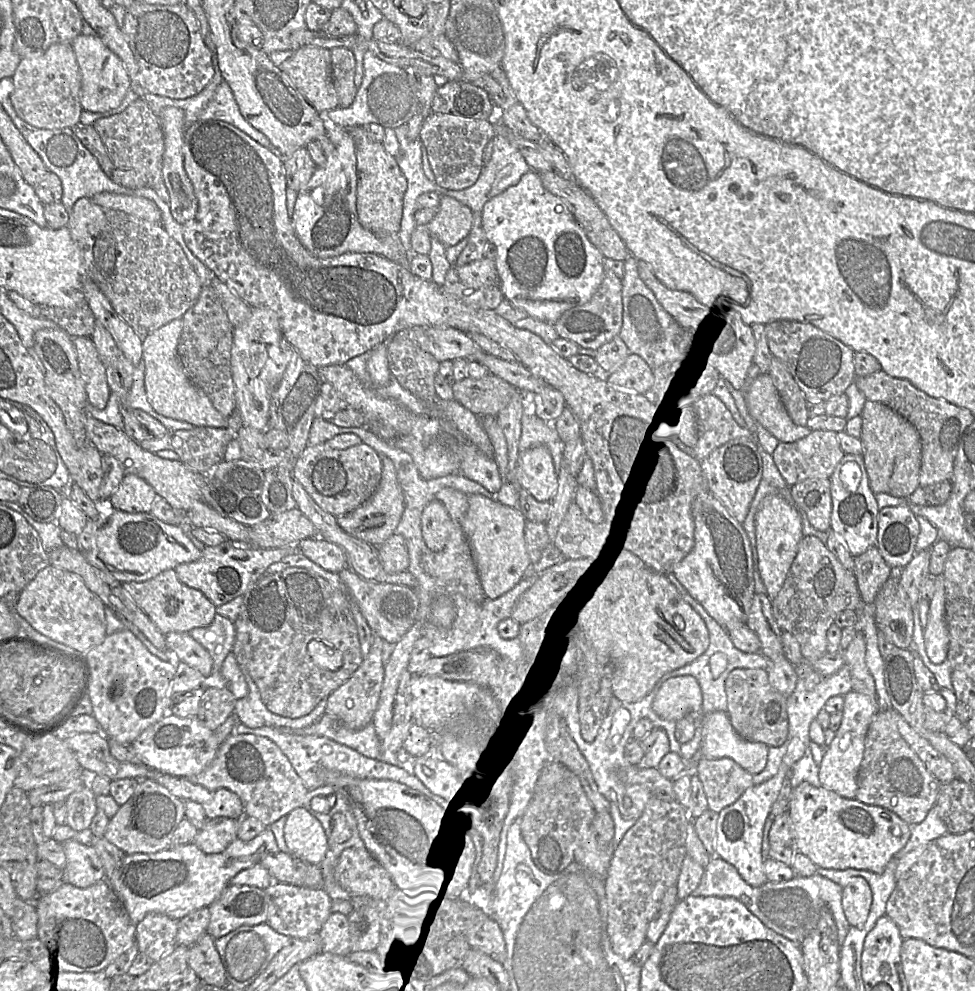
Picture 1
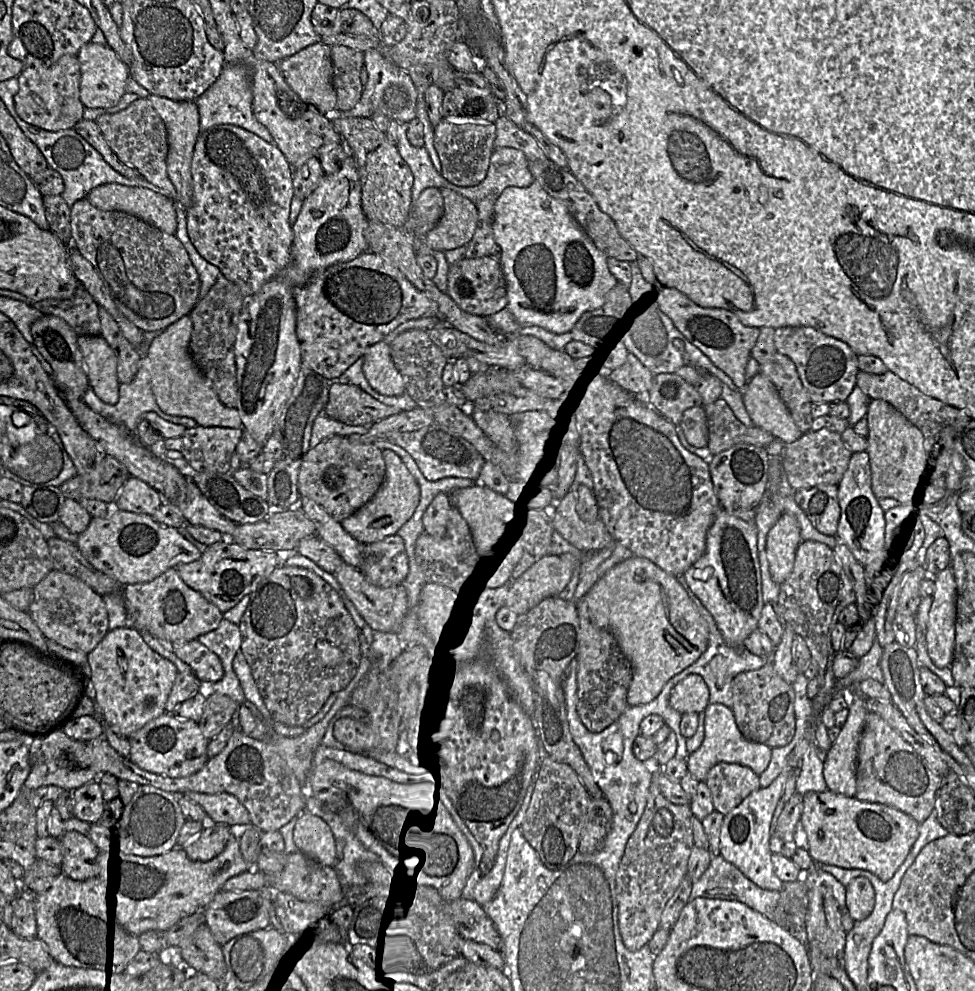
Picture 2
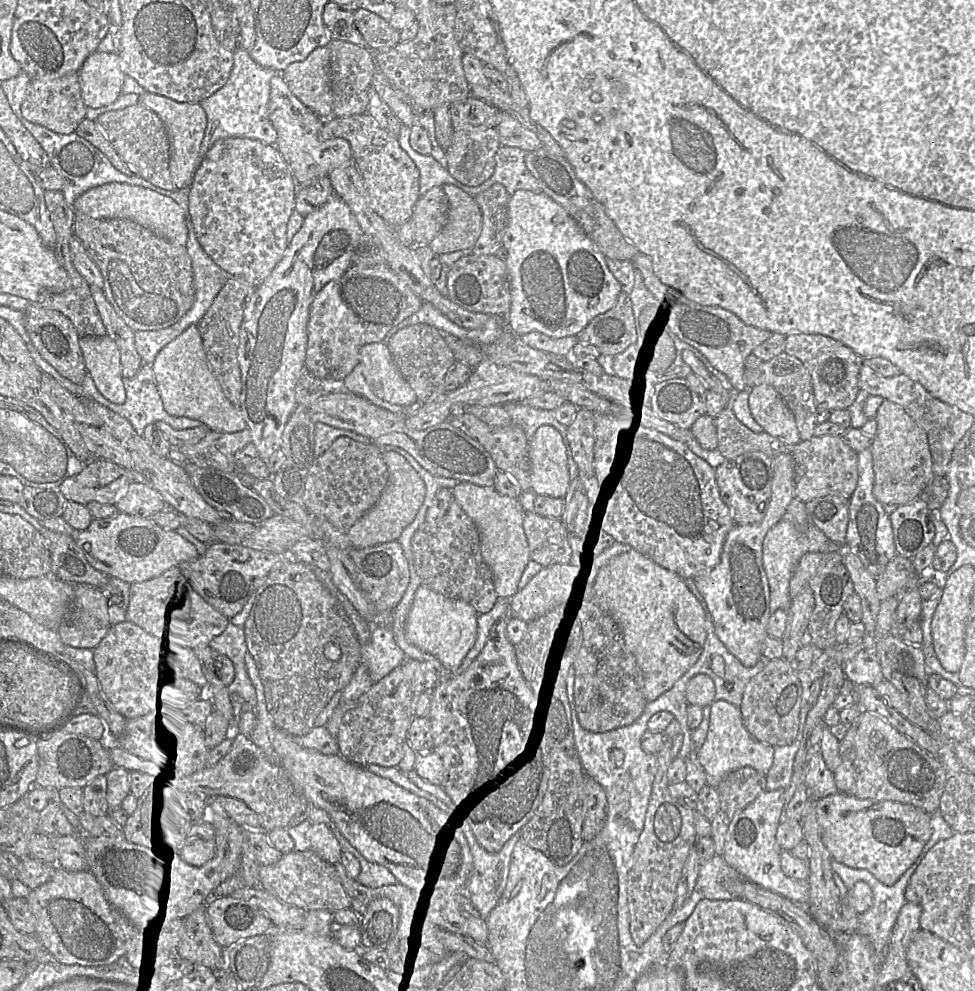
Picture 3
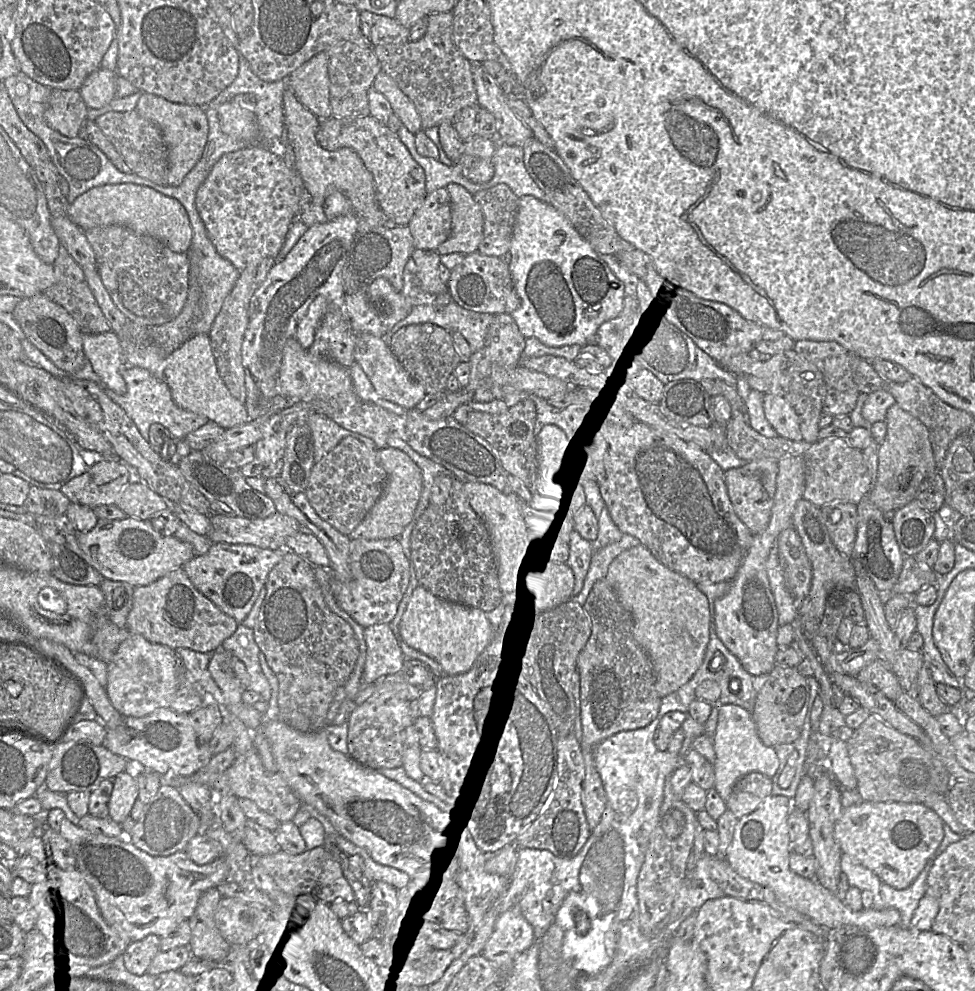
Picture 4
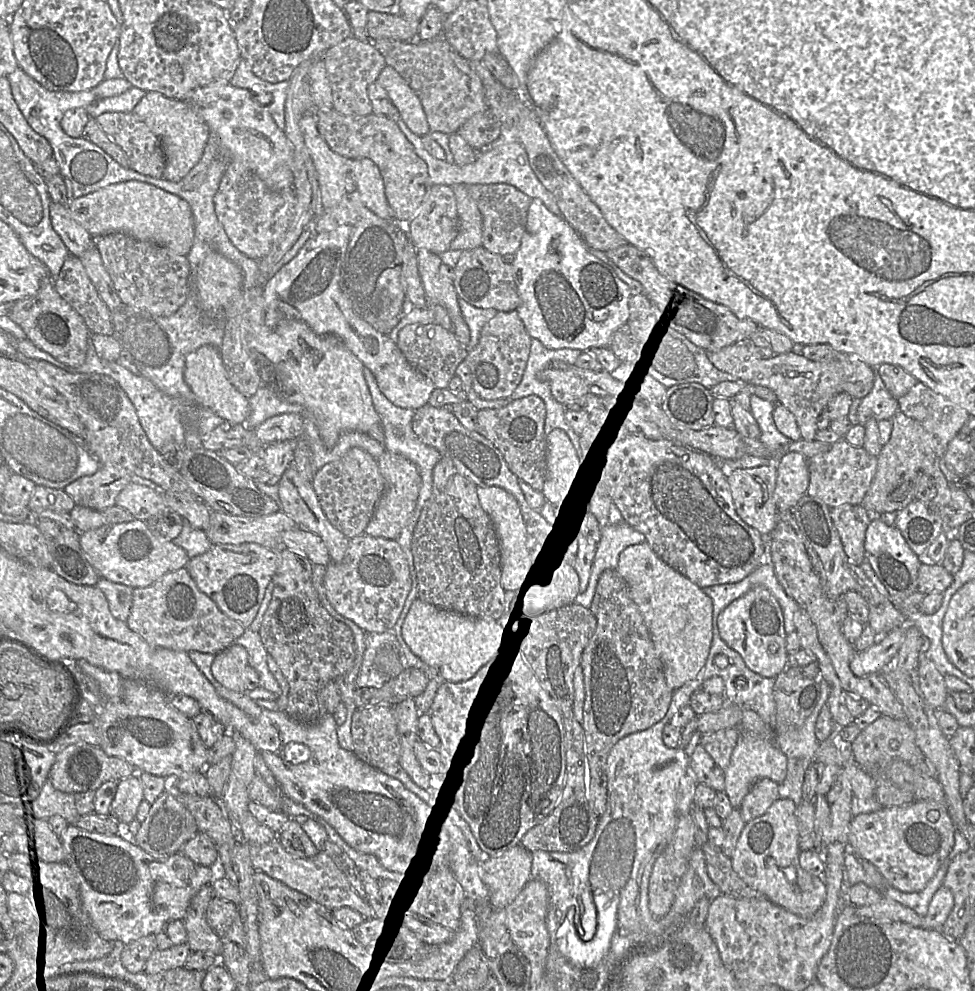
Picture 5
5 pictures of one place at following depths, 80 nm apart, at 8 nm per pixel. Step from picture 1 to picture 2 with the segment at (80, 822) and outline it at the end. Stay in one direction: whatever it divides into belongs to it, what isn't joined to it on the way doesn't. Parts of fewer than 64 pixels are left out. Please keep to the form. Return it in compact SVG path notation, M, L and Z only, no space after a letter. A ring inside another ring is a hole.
M98 781L86 783L72 792L73 817L89 824L96 823L106 808Z

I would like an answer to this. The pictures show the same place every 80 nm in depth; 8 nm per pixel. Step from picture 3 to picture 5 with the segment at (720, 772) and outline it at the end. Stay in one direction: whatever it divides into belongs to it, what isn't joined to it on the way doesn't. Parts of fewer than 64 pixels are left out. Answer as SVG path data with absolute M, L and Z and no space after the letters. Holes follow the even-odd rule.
M743 709L743 717L737 728L740 735L729 765L723 770L725 776L724 792L729 797L734 809L739 809L744 797L759 779L768 778L777 784L782 783L787 775L788 763L786 755L775 745L775 731L756 712Z

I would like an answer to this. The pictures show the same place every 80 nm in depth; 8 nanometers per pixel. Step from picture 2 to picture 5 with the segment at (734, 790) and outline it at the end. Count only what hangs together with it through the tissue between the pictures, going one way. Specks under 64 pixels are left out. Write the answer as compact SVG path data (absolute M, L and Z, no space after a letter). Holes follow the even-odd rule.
M762 778L754 783L738 810L747 823L762 816L779 798L778 784L768 778Z

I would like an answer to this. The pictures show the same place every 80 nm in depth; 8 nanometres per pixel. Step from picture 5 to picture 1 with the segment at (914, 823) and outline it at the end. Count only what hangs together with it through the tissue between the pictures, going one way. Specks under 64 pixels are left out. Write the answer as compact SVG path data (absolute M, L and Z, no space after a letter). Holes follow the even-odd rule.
M807 782L793 789L787 811L792 822L795 851L806 855L816 866L827 869L854 868L881 874L895 854L904 848L911 835L910 825L894 812L856 799L844 798L823 786L815 787Z

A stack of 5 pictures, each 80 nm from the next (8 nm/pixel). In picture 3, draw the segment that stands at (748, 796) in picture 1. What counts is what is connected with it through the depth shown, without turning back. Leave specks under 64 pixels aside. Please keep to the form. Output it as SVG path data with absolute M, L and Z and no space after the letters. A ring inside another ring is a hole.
M802 743L794 758L790 787L761 793L753 802L731 818L722 855L725 862L742 877L803 907L808 903L808 883L784 874L780 860L782 850L776 841L776 833L780 823L784 821L782 812L785 799L791 798L796 788L804 784L810 759L806 743Z

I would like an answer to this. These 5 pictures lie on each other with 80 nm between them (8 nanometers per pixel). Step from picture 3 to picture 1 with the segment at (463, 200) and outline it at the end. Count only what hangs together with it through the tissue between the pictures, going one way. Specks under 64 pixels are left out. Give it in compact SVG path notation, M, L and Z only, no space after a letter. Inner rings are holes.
M444 195L432 221L427 225L431 237L438 239L445 247L458 244L468 238L474 214L471 208L458 200Z

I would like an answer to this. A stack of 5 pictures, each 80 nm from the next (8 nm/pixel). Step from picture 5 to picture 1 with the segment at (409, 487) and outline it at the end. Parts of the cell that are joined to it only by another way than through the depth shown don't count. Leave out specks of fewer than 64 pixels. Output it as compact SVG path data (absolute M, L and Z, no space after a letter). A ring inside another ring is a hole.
M379 454L382 462L381 479L372 496L352 512L337 517L337 523L348 534L378 547L392 536L405 509L404 493L397 479L393 461Z

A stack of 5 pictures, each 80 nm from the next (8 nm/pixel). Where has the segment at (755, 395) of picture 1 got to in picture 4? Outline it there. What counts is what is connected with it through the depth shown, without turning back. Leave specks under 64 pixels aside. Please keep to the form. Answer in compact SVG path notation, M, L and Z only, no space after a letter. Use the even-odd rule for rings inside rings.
M765 394L763 409L767 421L778 436L792 441L801 441L799 418L793 407L781 396Z

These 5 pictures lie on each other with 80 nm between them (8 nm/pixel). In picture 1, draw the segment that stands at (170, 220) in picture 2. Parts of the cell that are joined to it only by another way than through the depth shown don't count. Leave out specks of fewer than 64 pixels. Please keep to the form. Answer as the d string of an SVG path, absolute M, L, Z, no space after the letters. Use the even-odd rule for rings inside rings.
M100 192L91 200L104 208L120 210L127 214L153 223L161 223L161 212L156 204L143 197L135 197L110 192Z

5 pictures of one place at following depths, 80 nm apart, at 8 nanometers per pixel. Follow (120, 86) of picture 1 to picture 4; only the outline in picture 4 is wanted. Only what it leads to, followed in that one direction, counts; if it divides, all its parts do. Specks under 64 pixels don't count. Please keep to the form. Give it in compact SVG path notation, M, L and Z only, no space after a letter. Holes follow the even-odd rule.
M99 67L84 80L79 91L87 108L101 108L115 98L117 71Z

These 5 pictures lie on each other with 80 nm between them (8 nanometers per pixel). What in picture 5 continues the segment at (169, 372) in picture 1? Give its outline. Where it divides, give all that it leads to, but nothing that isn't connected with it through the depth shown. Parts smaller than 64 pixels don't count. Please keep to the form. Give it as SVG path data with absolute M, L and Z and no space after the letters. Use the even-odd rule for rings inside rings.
M203 345L188 354L185 361L184 380L198 406L213 412L231 424L242 424L247 419L249 398L241 394L229 382L218 348L212 345Z

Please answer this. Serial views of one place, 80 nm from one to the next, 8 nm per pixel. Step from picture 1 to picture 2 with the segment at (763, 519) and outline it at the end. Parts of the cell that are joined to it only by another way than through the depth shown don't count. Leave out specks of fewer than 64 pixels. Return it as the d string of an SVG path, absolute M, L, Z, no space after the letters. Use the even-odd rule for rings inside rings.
M782 514L766 537L769 571L775 583L782 584L789 577L801 542L800 529L794 516Z

